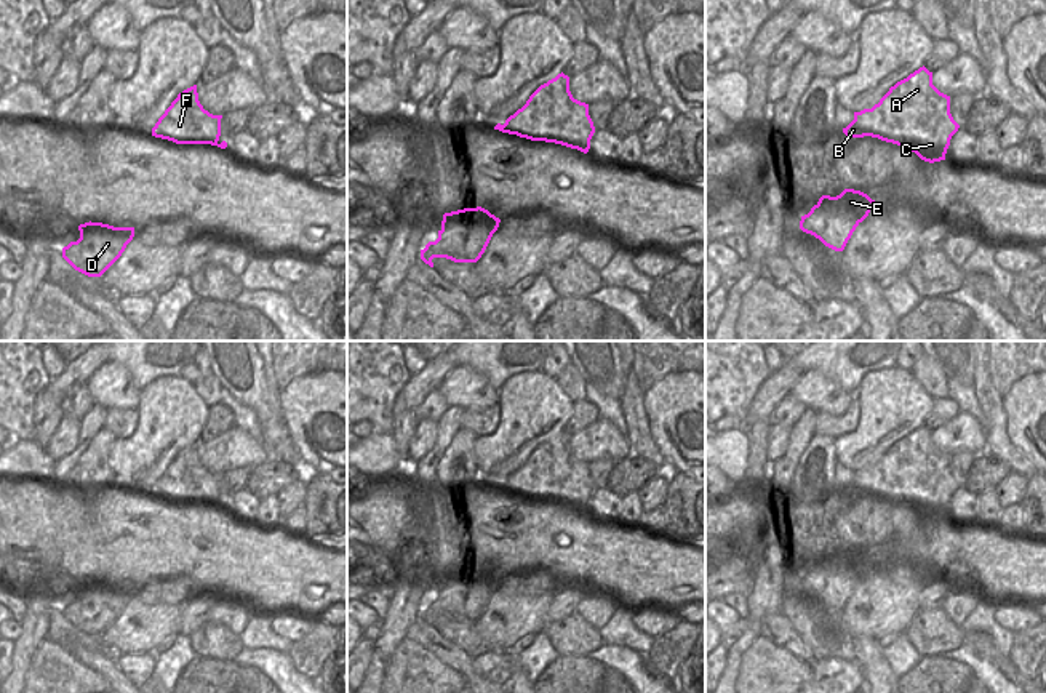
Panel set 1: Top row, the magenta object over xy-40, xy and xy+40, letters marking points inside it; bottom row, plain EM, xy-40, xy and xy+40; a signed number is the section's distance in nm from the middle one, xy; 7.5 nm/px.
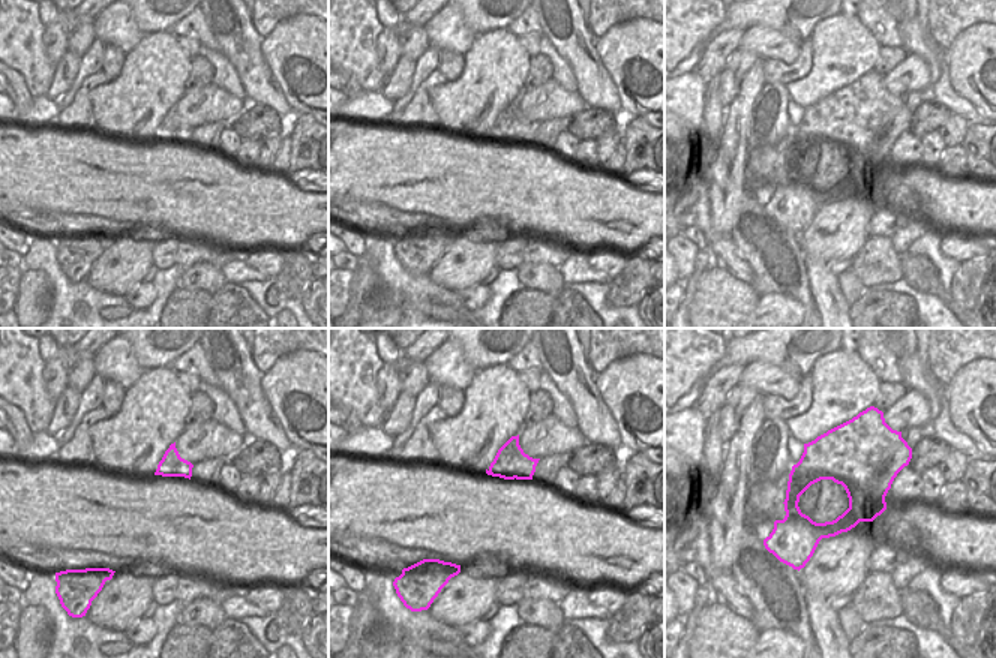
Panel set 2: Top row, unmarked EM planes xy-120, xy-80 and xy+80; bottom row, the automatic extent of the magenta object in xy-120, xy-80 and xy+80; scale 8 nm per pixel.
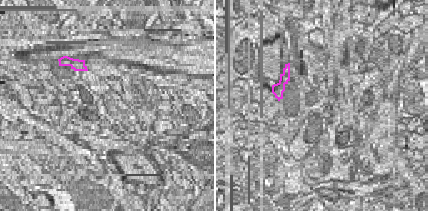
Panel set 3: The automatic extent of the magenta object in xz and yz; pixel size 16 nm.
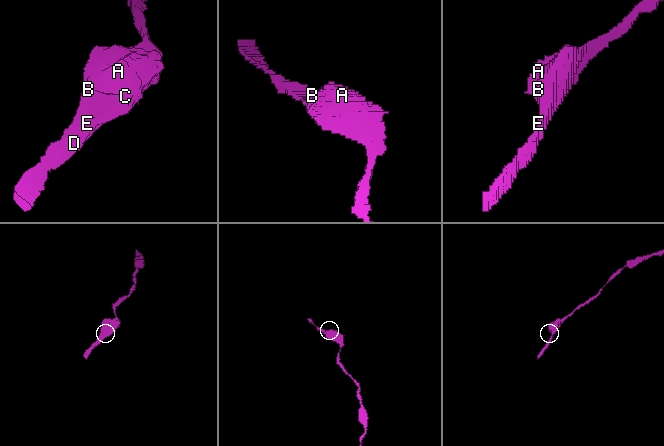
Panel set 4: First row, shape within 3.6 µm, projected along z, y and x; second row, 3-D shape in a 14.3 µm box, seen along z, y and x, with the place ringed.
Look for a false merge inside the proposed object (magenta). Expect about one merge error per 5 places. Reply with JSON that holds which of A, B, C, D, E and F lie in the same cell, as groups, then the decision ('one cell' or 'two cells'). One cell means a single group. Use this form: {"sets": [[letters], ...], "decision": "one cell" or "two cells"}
{"sets": [["A", "B", "C", "D", "E", "F"]], "decision": "one cell"}

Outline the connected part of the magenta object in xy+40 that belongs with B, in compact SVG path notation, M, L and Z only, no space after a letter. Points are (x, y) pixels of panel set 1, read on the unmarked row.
M923 424L891 445L872 467L854 471L854 479L843 491L904 504L934 522L945 519L958 487L950 472L950 455L932 443L932 431Z

